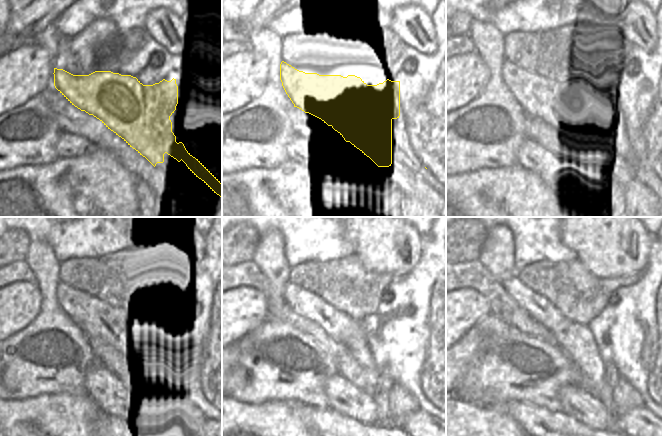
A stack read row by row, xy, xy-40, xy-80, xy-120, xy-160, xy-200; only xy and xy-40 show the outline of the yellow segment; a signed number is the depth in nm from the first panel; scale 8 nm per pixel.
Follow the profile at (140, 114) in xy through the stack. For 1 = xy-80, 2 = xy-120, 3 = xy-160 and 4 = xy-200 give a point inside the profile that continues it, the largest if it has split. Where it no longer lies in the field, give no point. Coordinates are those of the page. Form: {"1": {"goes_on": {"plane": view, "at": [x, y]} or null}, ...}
{"1": {"goes_on": {"plane": "xy-80", "at": [554, 102]}}, "2": {"goes_on": {"plane": "xy-120", "at": [97, 319]}}, "3": {"goes_on": {"plane": "xy-160", "at": [340, 326]}}, "4": {"goes_on": {"plane": "xy-200", "at": [538, 307]}}}

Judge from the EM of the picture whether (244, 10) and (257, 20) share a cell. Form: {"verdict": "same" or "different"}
{"verdict": "different"}

